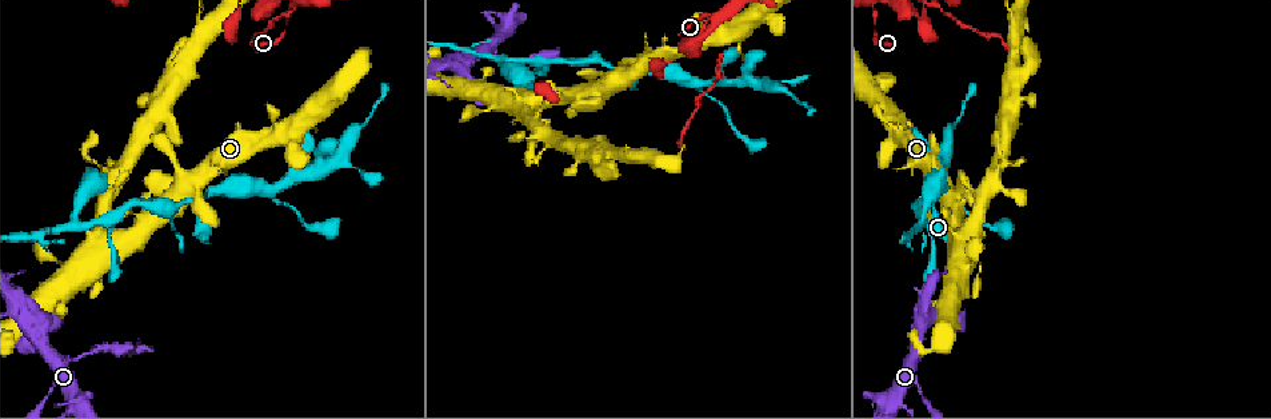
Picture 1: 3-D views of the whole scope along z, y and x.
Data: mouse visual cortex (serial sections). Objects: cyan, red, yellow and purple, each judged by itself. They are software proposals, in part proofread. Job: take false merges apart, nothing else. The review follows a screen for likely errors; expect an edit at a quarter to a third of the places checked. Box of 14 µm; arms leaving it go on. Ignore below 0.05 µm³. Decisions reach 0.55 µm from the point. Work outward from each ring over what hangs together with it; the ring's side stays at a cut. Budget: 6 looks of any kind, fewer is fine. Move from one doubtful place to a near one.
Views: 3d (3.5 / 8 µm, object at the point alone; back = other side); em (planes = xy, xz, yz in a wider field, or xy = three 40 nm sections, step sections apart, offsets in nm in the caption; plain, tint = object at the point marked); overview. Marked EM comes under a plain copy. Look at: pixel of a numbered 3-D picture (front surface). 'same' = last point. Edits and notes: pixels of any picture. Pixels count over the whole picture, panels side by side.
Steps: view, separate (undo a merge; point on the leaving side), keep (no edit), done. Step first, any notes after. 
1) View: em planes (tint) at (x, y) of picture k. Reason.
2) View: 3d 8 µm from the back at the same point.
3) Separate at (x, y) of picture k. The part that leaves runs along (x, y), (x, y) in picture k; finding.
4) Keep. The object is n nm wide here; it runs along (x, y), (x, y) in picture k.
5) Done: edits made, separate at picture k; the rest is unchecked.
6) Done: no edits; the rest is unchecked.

View: 3d 3.5 µm at (699, 82) of picture 1. Three arms meet.

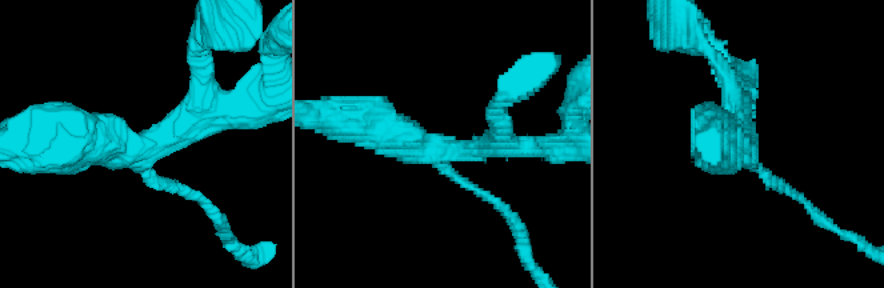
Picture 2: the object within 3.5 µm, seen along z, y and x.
View: em xy step 1 (tint) at (436, 149) of picture 2.

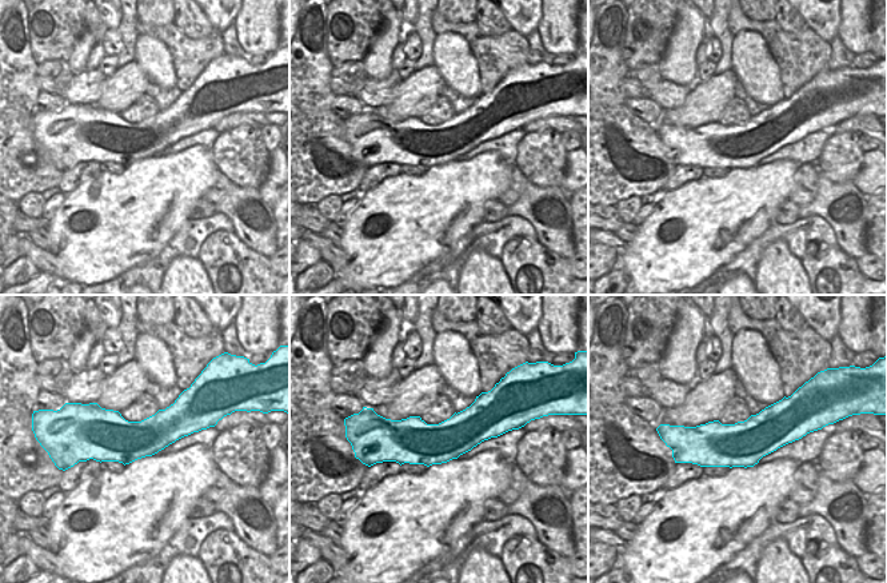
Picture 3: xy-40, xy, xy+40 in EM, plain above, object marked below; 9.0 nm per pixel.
Keep. The arms are 100, 250, 500 nm wide; it runs along (59, 142), (140, 150), (218, 100) in picture 2; all the same cell.

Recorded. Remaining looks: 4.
View: 3d 8 µm at (943, 165) of picture 1. Four or more arms meet.

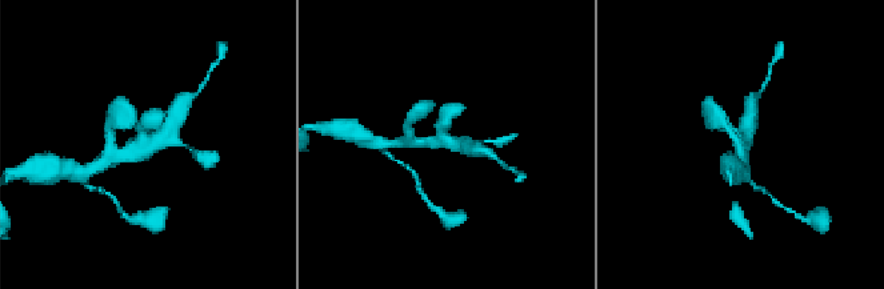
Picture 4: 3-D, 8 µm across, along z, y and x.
View: em planes (tint) at (746, 146) of picture 4. 4 arms meet here; the arms are 250, 250, 300, 450 nm wide.

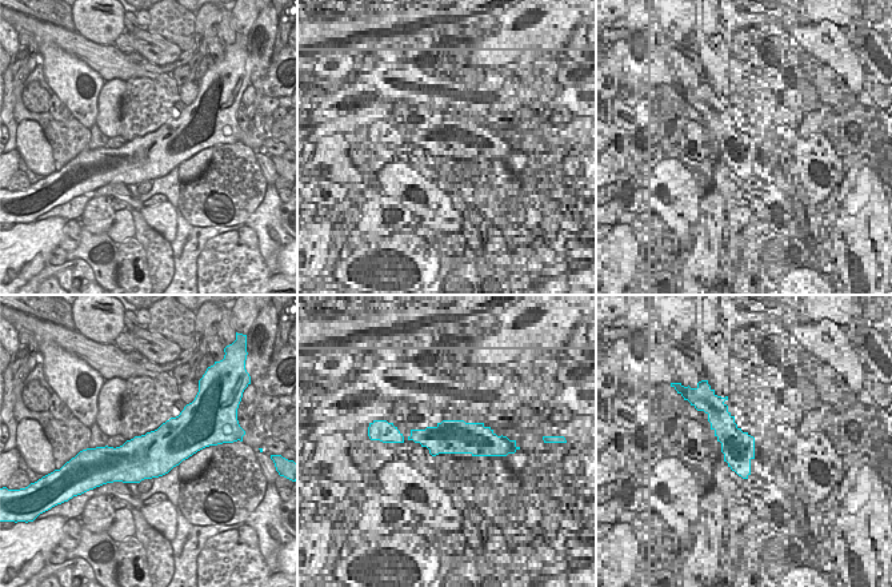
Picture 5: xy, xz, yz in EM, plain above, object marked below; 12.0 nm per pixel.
Keep. It runs along (110, 155), (148, 147), (175, 117) in picture 4; all the same cell.

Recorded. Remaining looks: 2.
View: em xy step 2 (tint) at (981, 265) of picture 1.

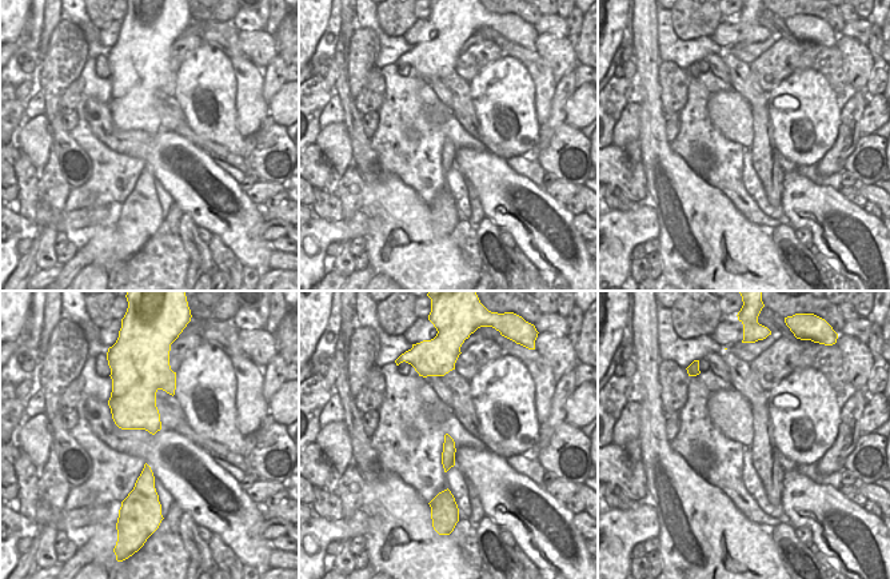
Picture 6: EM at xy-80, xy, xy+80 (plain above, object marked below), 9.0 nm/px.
View: 3d 3.5 µm at the same point. See where the arms go.

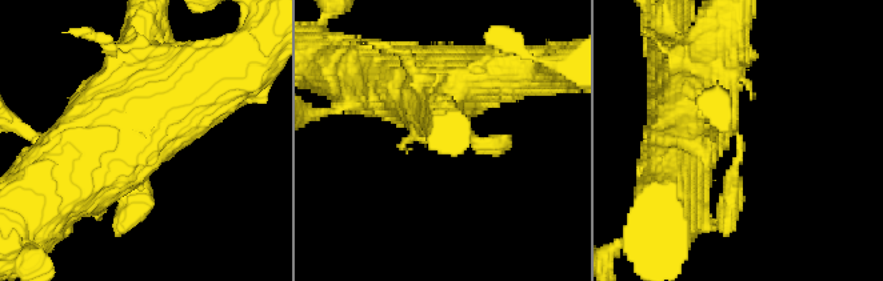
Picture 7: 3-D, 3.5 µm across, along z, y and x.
Keep. The object is 120 nm wide here; it runs along (686, 79), (740, 144), (727, 221) in picture 7; all the same cell.

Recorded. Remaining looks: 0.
Done: no edits; the rest is unchecked.

